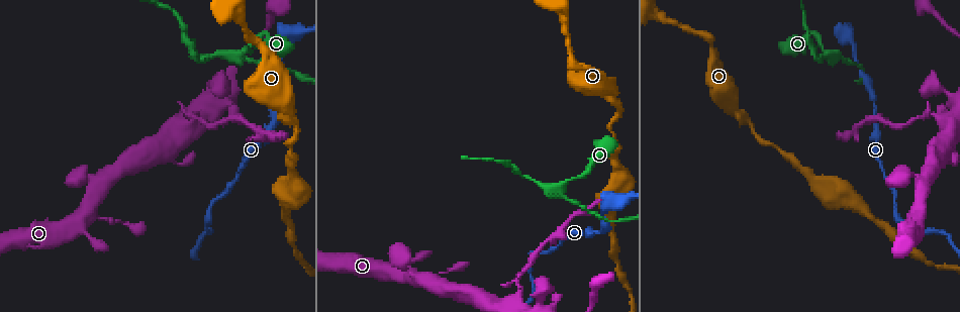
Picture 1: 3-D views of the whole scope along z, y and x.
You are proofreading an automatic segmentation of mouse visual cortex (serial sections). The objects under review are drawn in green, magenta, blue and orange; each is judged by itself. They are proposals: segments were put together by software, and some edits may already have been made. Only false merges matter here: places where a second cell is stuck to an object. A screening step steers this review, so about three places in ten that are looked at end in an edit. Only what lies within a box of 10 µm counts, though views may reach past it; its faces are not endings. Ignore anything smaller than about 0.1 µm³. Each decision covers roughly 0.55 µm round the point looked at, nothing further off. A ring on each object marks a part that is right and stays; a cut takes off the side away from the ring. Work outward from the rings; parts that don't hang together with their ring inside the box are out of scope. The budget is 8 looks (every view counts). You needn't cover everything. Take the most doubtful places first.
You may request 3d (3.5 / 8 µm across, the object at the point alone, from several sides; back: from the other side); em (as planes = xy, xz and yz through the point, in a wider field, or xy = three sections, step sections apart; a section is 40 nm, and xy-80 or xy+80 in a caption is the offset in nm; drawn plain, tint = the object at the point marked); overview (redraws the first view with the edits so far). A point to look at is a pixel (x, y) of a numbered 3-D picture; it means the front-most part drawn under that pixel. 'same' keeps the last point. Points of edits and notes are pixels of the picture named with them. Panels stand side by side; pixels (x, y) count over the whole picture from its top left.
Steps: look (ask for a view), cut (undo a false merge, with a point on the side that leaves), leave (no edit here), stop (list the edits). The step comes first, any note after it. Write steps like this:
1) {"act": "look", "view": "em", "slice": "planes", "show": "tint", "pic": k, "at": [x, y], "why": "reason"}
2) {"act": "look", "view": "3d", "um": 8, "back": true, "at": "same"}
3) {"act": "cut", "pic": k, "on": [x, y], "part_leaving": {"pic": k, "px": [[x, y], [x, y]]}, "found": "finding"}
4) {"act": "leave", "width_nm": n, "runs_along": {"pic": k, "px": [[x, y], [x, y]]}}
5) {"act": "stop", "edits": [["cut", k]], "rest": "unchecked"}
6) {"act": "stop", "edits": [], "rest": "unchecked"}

{"act": "look", "view": "3d", "um": 8, "pic": 1, "at": [560, 185]}

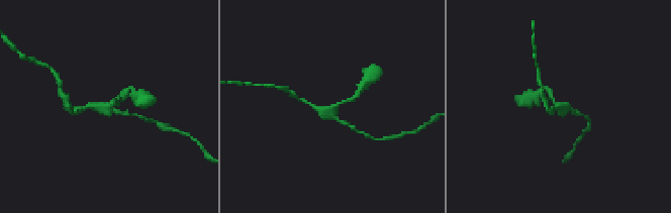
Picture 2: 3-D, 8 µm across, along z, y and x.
{"act": "look", "view": "3d", "um": 3.5, "at": "same"}

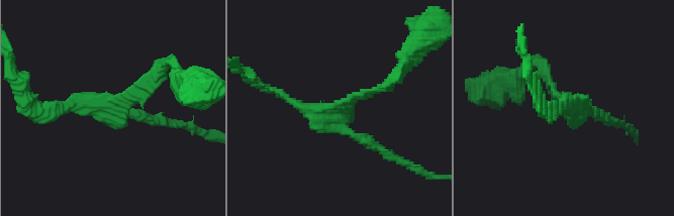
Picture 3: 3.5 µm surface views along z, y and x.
{"act": "leave", "runs_along": {"pic": 3, "px": [[160, 68], [110, 105], [49, 108]]}, "found": "one cell here"}

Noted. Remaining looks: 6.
{"act": "look", "view": "3d", "um": 3.5, "back": true, "pic": 1, "at": [944, 116], "why": "thin arm on a thick one"}

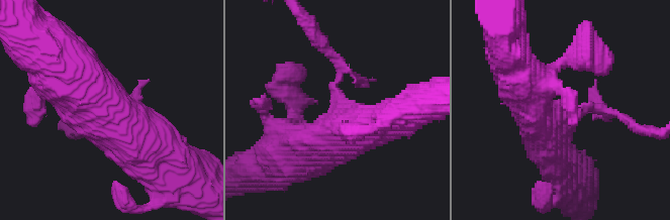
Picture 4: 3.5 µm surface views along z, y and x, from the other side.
{"act": "look", "view": "em", "slice": "planes", "show": "tint", "pic": 4, "at": [337, 110], "arms": 3, "arm_widths_nm": [150, 600, 800], "why": "now the EM"}

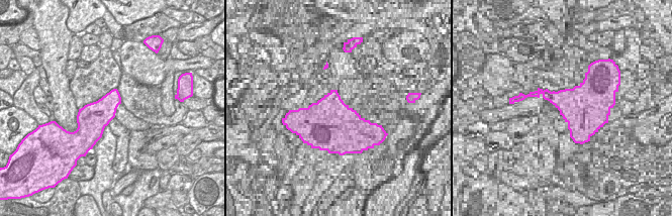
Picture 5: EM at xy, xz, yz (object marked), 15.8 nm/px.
{"act": "cut", "pic": 4, "on": [329, 50], "found": "two cells meet here"}

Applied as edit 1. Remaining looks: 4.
{"act": "look", "view": "overview"}

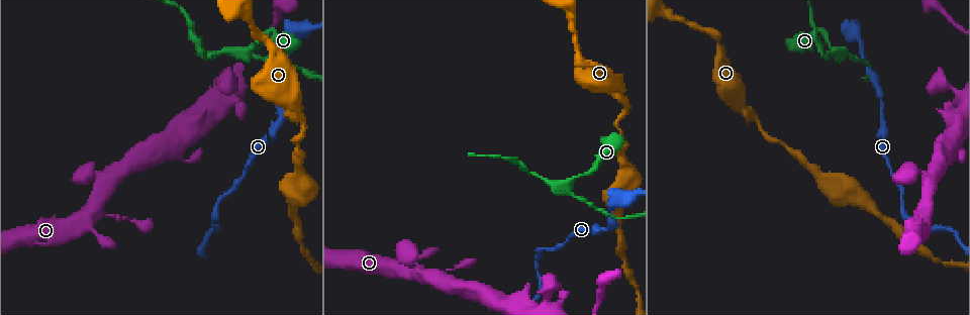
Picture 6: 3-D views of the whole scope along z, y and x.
{"act": "look", "view": "em", "slice": "planes", "show": "tint", "pic": 6, "at": [868, 66], "why": "a narrow waist"}

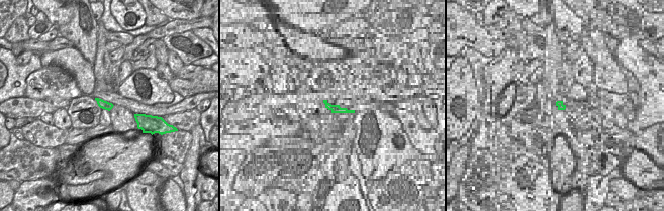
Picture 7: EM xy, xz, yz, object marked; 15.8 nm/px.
{"act": "look", "view": "3d", "um": 3.5, "at": "same", "why": "see where the arms go"}

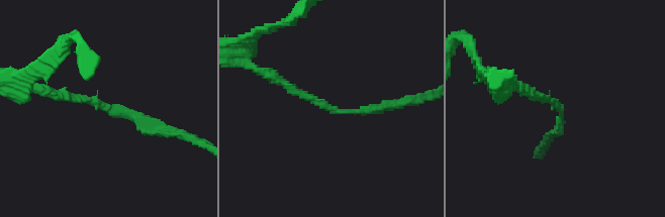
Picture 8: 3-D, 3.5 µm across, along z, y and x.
{"act": "leave", "runs_along": {"pic": 8, "px": [[61, 95], [120, 107], [173, 135]]}, "found": "one cell here"}

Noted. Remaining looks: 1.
{"act": "stop", "edits": [["cut", 4]], "rest": "unchecked"}

